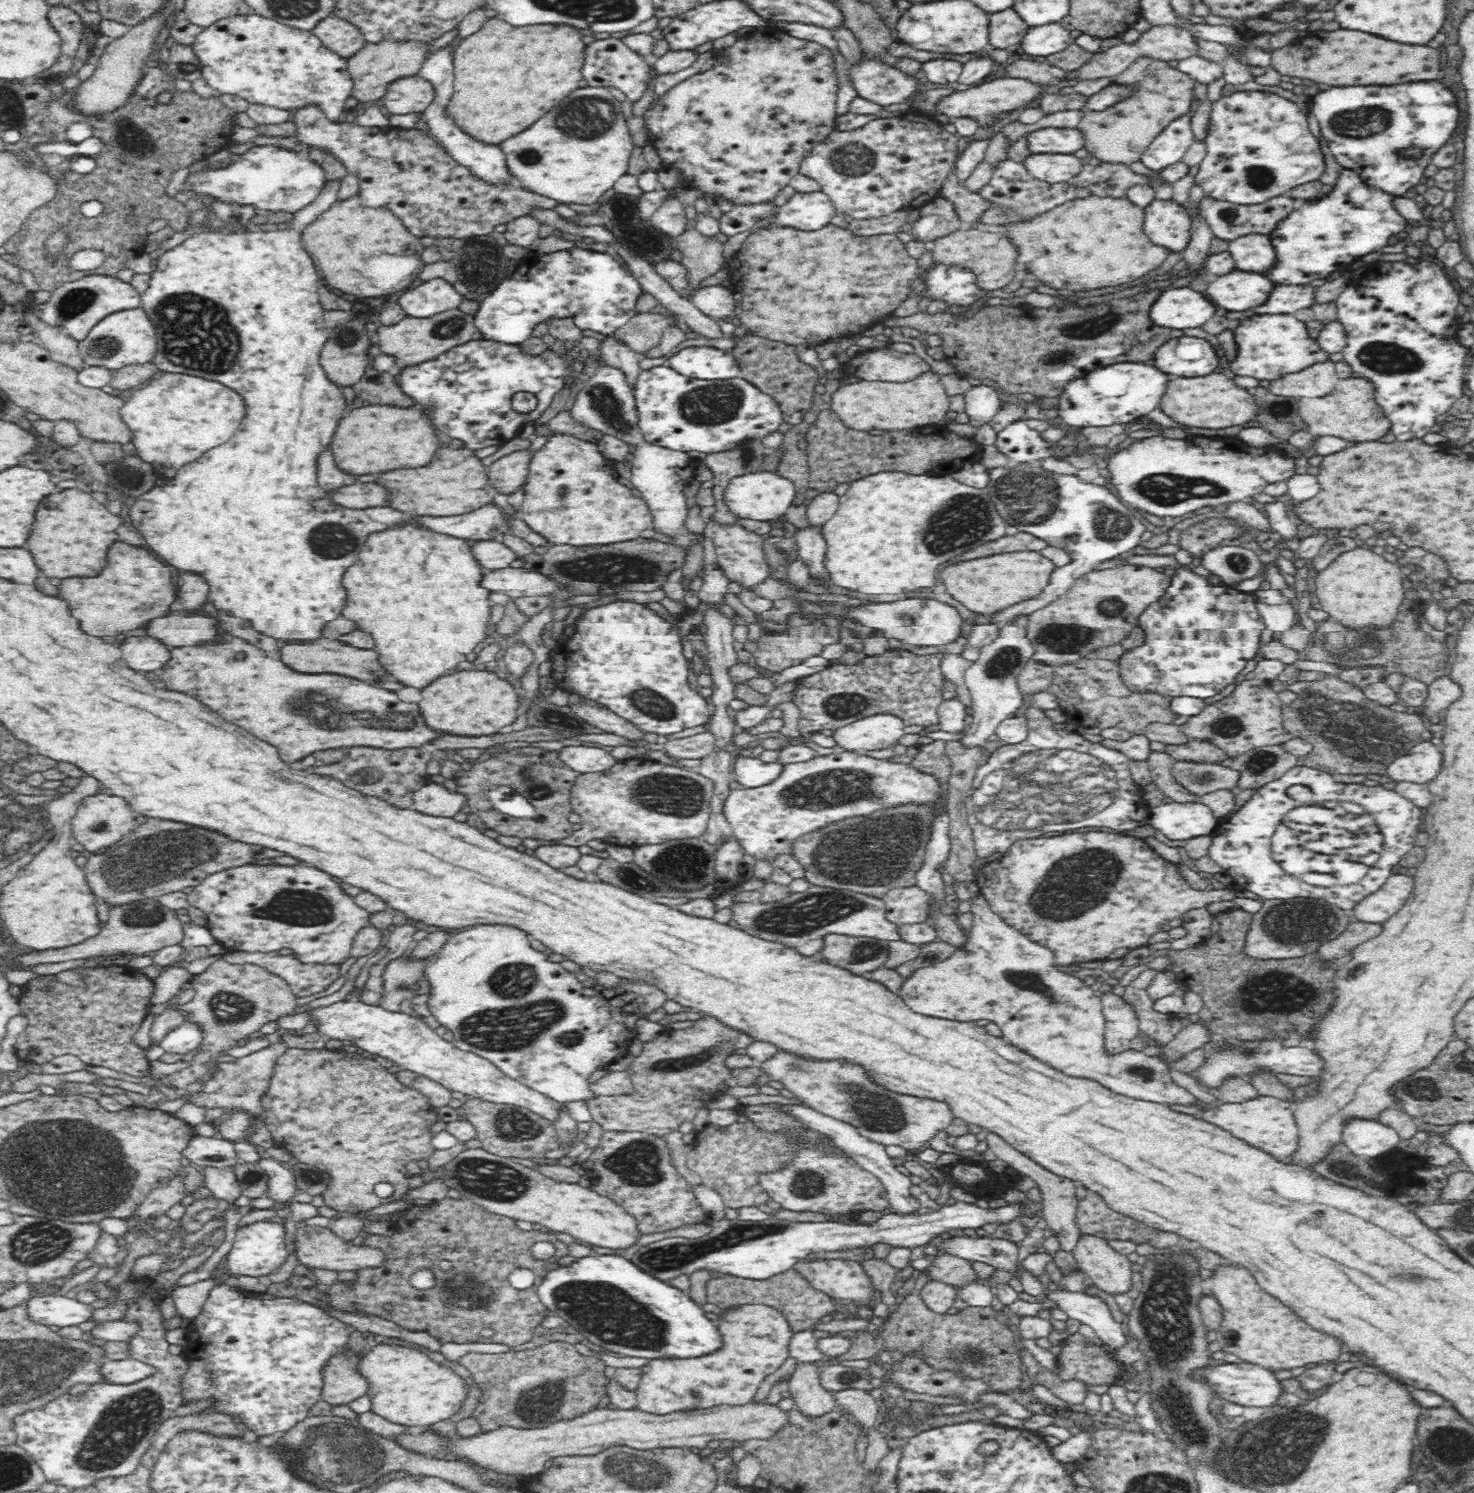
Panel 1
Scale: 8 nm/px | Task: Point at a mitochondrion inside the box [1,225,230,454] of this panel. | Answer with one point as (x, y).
(76, 301)

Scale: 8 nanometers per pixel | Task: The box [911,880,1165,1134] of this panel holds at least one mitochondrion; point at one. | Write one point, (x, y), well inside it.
(1027, 979)

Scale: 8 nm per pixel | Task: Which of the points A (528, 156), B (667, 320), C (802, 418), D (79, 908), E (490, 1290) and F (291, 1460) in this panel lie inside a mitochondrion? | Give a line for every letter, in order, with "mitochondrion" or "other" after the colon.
A: mitochondrion
B: other
C: other
D: other
E: mitochondrion
F: mitochondrion

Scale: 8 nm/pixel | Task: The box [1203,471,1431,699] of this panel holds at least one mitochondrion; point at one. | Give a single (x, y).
(1236, 563)

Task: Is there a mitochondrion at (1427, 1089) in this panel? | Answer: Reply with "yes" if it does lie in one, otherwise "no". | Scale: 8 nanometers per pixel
yes

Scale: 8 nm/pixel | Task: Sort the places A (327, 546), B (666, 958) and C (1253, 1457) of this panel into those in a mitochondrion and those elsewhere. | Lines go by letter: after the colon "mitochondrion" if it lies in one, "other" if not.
A: mitochondrion
B: other
C: mitochondrion

